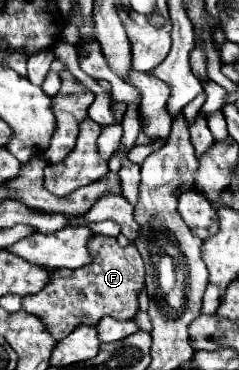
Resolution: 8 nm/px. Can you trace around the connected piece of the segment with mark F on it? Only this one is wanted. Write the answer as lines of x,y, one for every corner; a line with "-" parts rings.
92,235
88,243
94,261
80,269
56,269
46,289
22,299
22,309
32,311
42,323
50,325
50,335
62,341
80,325
96,325
104,315
132,319
138,313
138,293
144,287
144,263
136,245
120,247
114,237

